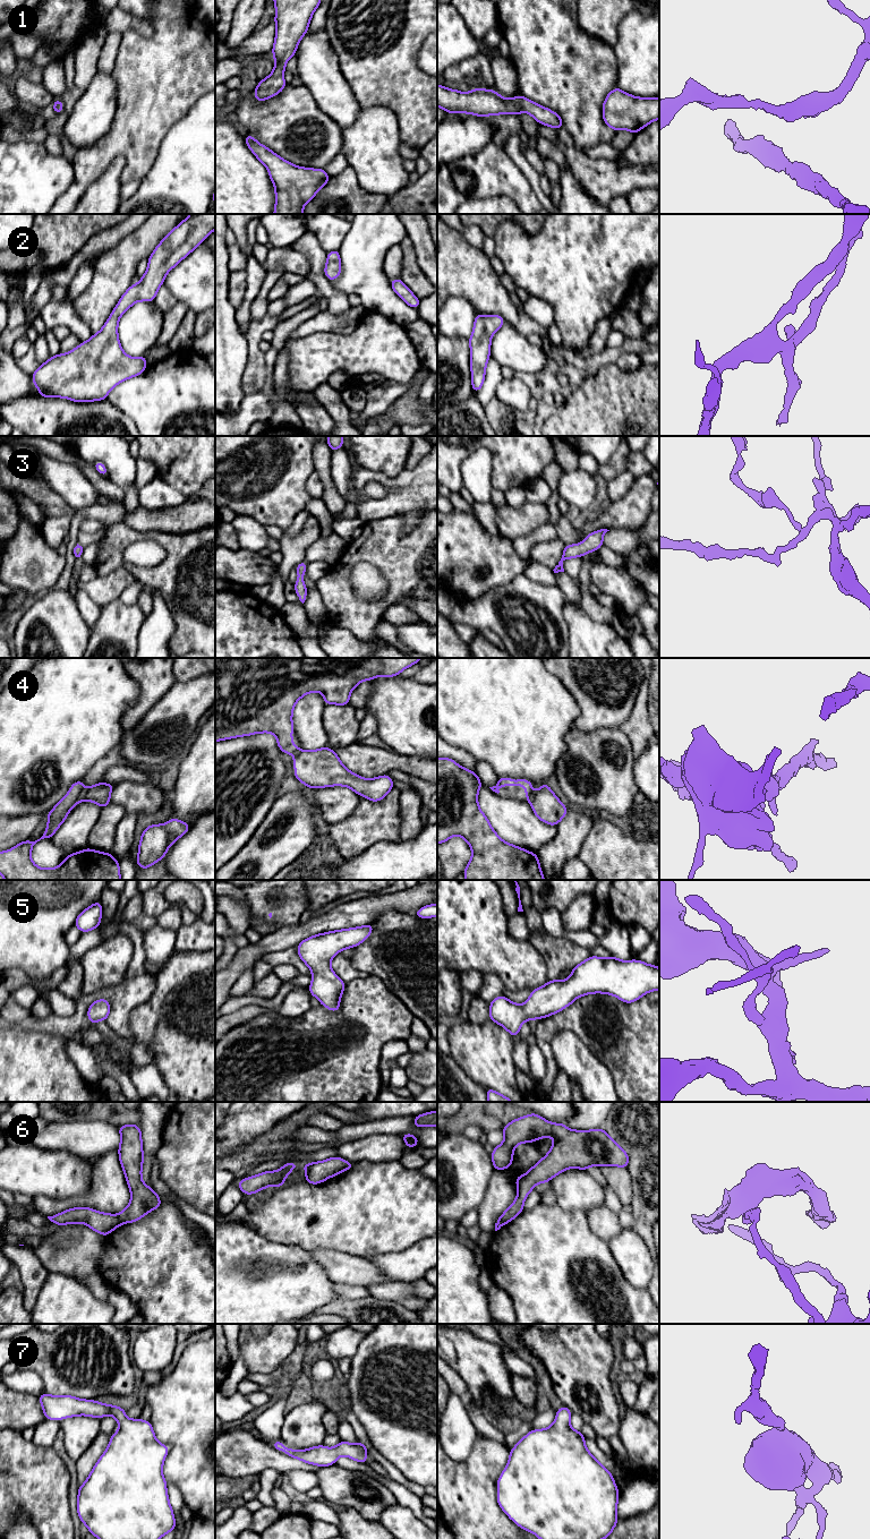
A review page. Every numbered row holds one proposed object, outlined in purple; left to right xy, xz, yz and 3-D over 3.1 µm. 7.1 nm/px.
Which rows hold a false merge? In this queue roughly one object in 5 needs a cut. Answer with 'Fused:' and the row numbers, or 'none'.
Fused: 4, 6

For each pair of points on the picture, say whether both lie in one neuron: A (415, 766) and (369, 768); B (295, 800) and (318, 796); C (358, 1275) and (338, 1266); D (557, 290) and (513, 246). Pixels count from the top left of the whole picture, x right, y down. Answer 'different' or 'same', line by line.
A: same
B: different
C: same
D: same

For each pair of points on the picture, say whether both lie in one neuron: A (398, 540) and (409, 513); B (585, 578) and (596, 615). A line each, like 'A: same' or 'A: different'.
A: different
B: same

